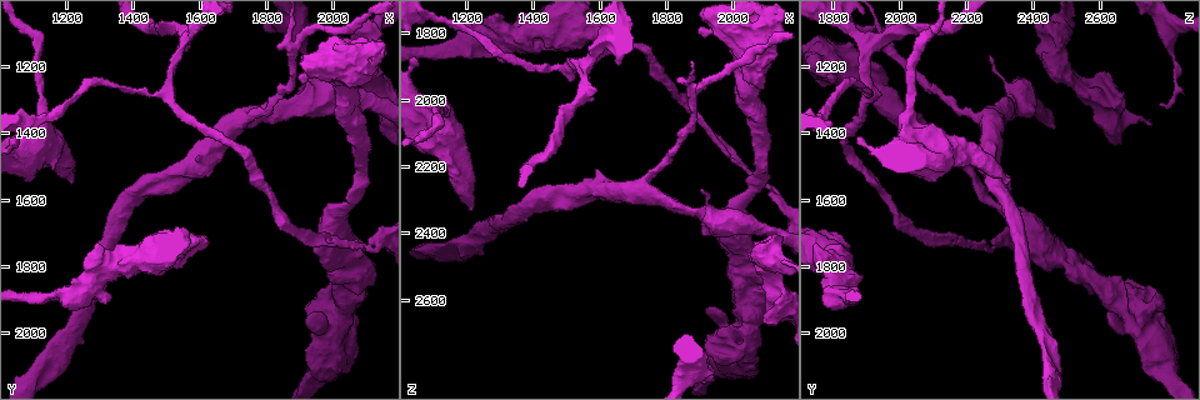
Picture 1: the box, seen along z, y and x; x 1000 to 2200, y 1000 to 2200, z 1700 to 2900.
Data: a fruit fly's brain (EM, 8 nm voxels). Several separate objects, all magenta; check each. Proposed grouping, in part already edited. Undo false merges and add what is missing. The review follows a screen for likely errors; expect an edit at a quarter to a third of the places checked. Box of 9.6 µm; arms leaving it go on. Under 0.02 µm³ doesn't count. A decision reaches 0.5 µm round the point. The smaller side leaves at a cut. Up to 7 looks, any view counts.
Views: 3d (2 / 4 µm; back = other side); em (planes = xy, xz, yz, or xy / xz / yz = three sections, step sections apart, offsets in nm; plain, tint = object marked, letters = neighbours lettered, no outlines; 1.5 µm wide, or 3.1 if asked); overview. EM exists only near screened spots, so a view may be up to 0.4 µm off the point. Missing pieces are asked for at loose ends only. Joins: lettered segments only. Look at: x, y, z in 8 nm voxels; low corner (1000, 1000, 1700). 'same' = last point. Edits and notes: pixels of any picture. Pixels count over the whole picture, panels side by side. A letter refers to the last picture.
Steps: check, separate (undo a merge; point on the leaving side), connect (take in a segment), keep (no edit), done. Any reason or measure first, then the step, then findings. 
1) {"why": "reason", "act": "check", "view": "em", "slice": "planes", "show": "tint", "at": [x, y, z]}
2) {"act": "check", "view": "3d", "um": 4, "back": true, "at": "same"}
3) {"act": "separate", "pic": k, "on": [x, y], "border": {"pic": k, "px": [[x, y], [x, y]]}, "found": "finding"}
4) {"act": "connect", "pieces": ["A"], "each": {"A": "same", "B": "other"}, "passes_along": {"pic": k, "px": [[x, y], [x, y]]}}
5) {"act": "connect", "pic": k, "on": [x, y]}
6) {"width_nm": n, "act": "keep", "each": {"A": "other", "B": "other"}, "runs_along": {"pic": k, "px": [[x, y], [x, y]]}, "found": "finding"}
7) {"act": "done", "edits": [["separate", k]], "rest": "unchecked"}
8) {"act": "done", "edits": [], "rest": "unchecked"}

{"why": "long arm stops here", "act": "check", "view": "3d", "um": 4, "at": [1210, 1540, 2330]}

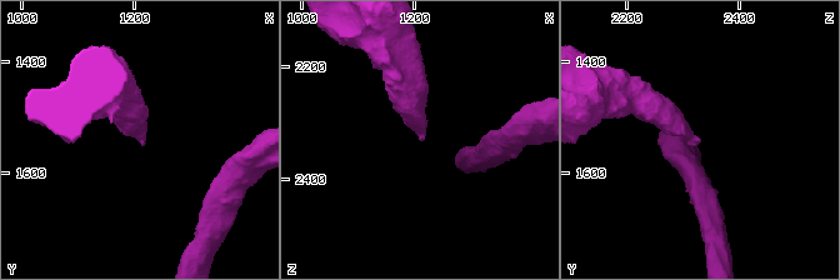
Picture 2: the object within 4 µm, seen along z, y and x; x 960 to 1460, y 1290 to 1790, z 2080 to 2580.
{"why": "now the EM", "act": "check", "view": "em", "slice": "planes", "show": "tint", "at": [1215, 1545, 2330]}

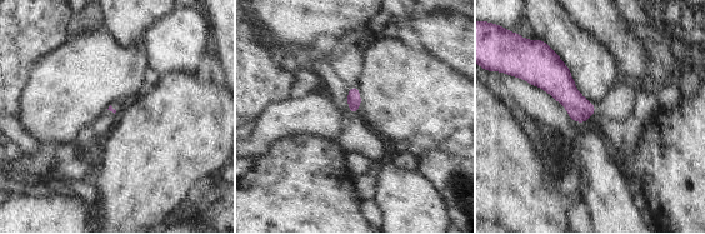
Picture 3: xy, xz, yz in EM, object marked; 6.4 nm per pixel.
{"act": "check", "view": "em", "slice": "planes", "show": "letters", "at": "same"}

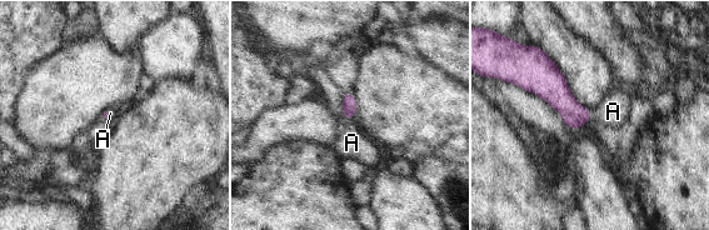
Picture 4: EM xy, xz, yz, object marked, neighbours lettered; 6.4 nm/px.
{"act": "connect", "pieces": ["A"], "each": {"A": "same"}, "passes_along": {"pic": 4, "px": [[557, 93], [589, 114], [613, 111]]}, "found": "it goes on there"}

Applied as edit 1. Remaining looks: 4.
{"why": "three arms meet", "act": "check", "view": "3d", "um": 2, "at": [1530, 1150, 1900]}

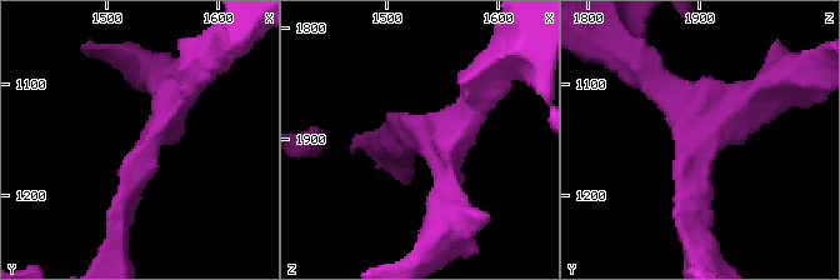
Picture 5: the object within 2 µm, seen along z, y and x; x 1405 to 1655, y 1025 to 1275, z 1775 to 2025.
{"act": "check", "view": "em", "slice": "planes", "show": "letters", "at": [1530, 1160, 1894]}

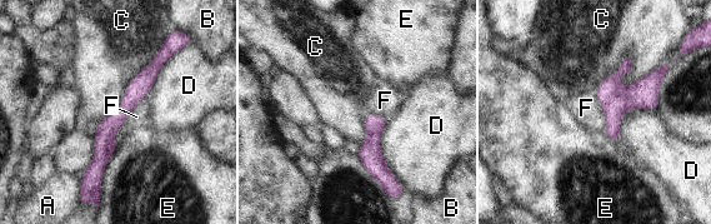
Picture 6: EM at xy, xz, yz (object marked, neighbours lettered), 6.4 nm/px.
{"longest_contact_nm": ["D", 460], "act": "keep", "each": {"A": "other", "B": "other", "C": "other", "D": "other", "E": "other", "F": "other"}, "found": "continuous, no second neuron"}

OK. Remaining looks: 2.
{"act": "check", "view": "em", "slice": "planes", "show": "letters", "at": [1890, 1230, 1790]}

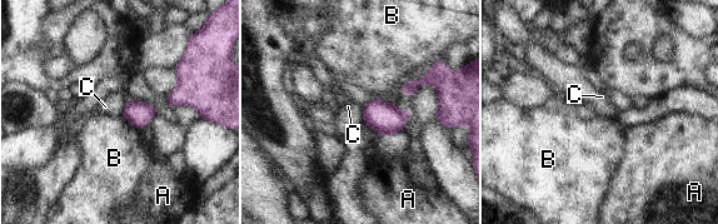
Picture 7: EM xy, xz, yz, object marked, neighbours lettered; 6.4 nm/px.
{"longest_contact_nm": ["B", 170], "act": "keep", "each": {"A": "other", "B": "other", "C": "other"}, "border": {"pic": 7, "px": [[129, 99], [123, 108]]}, "found": "none of them fits"}

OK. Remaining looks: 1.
{"act": "done", "edits": [["connect", 4]], "rest": "unchecked"}

